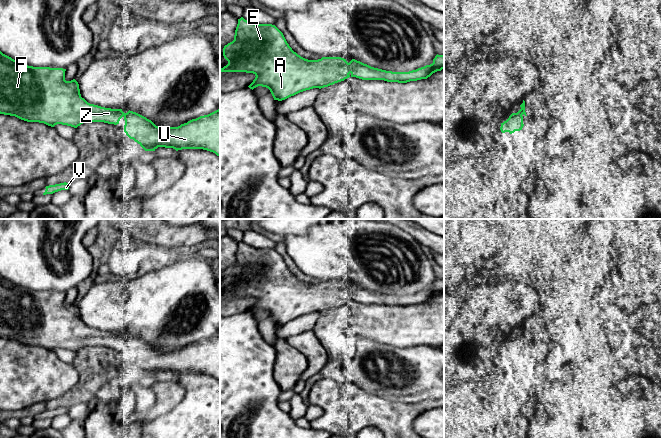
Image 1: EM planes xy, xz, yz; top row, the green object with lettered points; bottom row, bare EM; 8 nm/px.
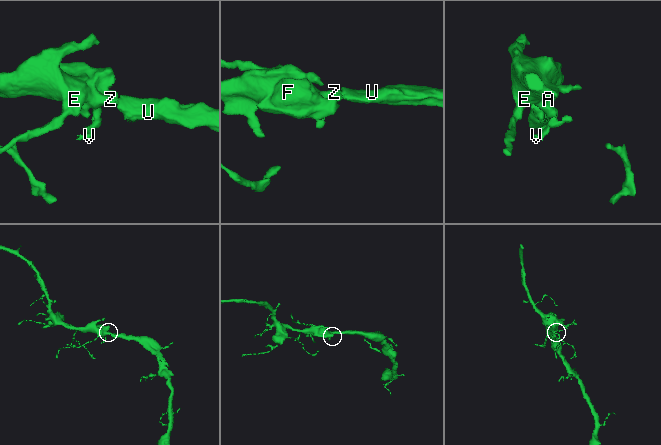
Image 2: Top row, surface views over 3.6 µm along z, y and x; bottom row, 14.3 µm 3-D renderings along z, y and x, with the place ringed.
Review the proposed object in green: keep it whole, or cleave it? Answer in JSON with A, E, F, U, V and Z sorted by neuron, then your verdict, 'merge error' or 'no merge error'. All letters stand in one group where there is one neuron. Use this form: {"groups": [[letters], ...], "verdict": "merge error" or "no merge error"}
{"groups": [["A", "E", "F", "U", "V", "Z"]], "verdict": "no merge error"}

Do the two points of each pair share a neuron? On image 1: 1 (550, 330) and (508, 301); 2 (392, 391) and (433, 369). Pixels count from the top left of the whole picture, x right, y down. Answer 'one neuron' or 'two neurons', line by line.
1: two neurons
2: one neuron

